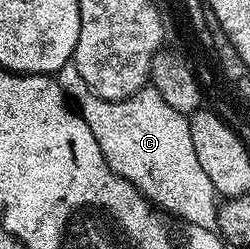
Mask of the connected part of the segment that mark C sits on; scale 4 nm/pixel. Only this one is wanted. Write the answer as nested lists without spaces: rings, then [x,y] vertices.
[[[73,62],[64,65],[57,72],[56,79],[62,91],[72,101],[73,107],[84,118],[84,122],[88,122],[88,130],[92,130],[92,138],[96,138],[100,154],[104,154],[107,166],[116,175],[132,182],[132,186],[139,188],[142,195],[163,212],[169,212],[170,215],[192,222],[196,226],[214,228],[217,225],[220,200],[212,182],[208,182],[208,174],[204,174],[200,161],[196,158],[196,149],[192,147],[190,121],[183,113],[172,110],[172,106],[168,106],[168,102],[164,102],[164,98],[160,98],[160,94],[152,86],[144,87],[123,100],[101,100],[90,89],[88,82],[80,78],[80,70],[76,70]]]

